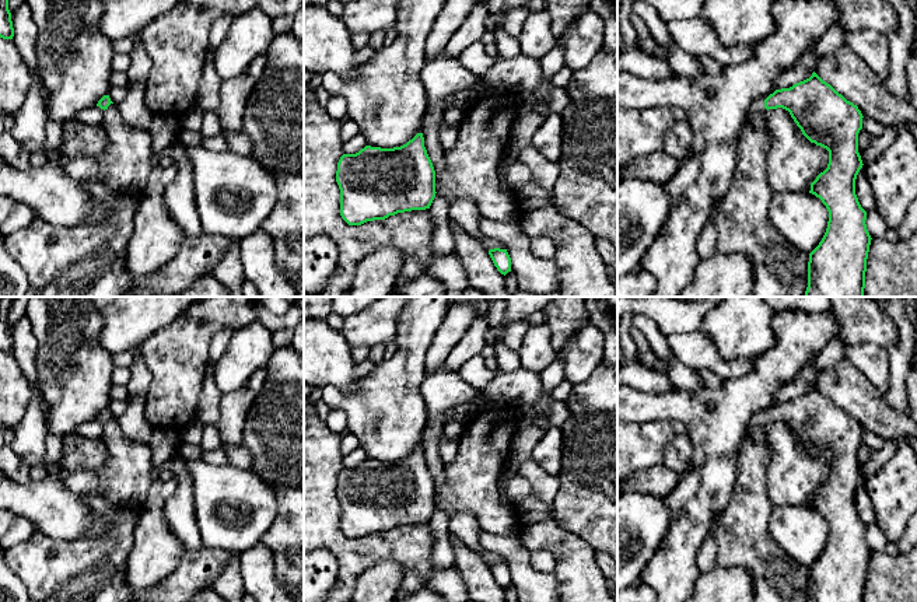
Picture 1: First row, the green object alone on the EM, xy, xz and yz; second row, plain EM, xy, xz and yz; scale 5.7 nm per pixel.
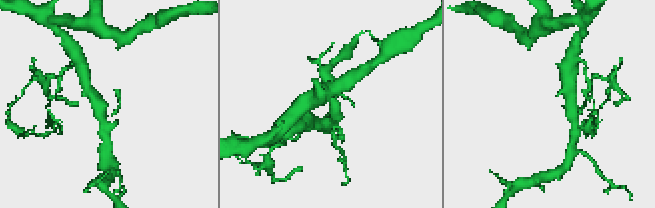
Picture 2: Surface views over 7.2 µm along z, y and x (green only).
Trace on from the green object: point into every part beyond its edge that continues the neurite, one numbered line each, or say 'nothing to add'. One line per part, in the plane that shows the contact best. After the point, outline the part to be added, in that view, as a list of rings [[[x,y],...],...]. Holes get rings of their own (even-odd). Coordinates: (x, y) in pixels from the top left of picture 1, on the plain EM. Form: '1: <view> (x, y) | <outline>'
1: yz (758, 419) | [[[767,410],[759,412],[756,414],[752,416],[750,421],[749,421],[749,434],[748,438],[750,438],[750,434],[760,426],[767,426],[767,423],[764,421],[764,413]]]

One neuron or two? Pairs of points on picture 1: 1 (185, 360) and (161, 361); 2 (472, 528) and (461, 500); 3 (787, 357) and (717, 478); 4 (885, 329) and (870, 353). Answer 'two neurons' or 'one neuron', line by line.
1: one neuron
2: two neurons
3: one neuron
4: two neurons

